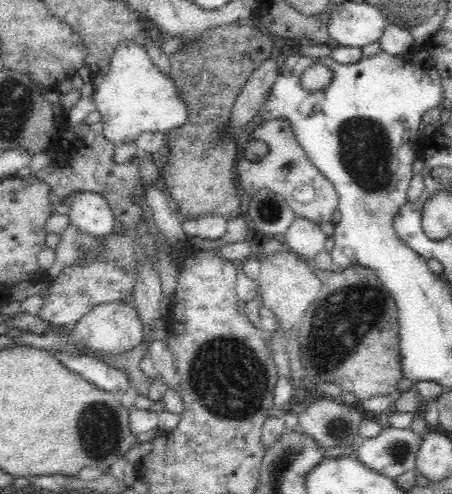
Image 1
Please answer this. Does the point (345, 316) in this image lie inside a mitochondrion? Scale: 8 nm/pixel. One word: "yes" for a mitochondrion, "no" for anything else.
yes

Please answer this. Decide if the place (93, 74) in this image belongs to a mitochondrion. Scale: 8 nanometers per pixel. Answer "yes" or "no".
no

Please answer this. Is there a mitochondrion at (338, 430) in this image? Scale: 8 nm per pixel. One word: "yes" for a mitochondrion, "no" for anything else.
yes

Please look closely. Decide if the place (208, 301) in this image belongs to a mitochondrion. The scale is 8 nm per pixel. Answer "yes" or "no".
no

